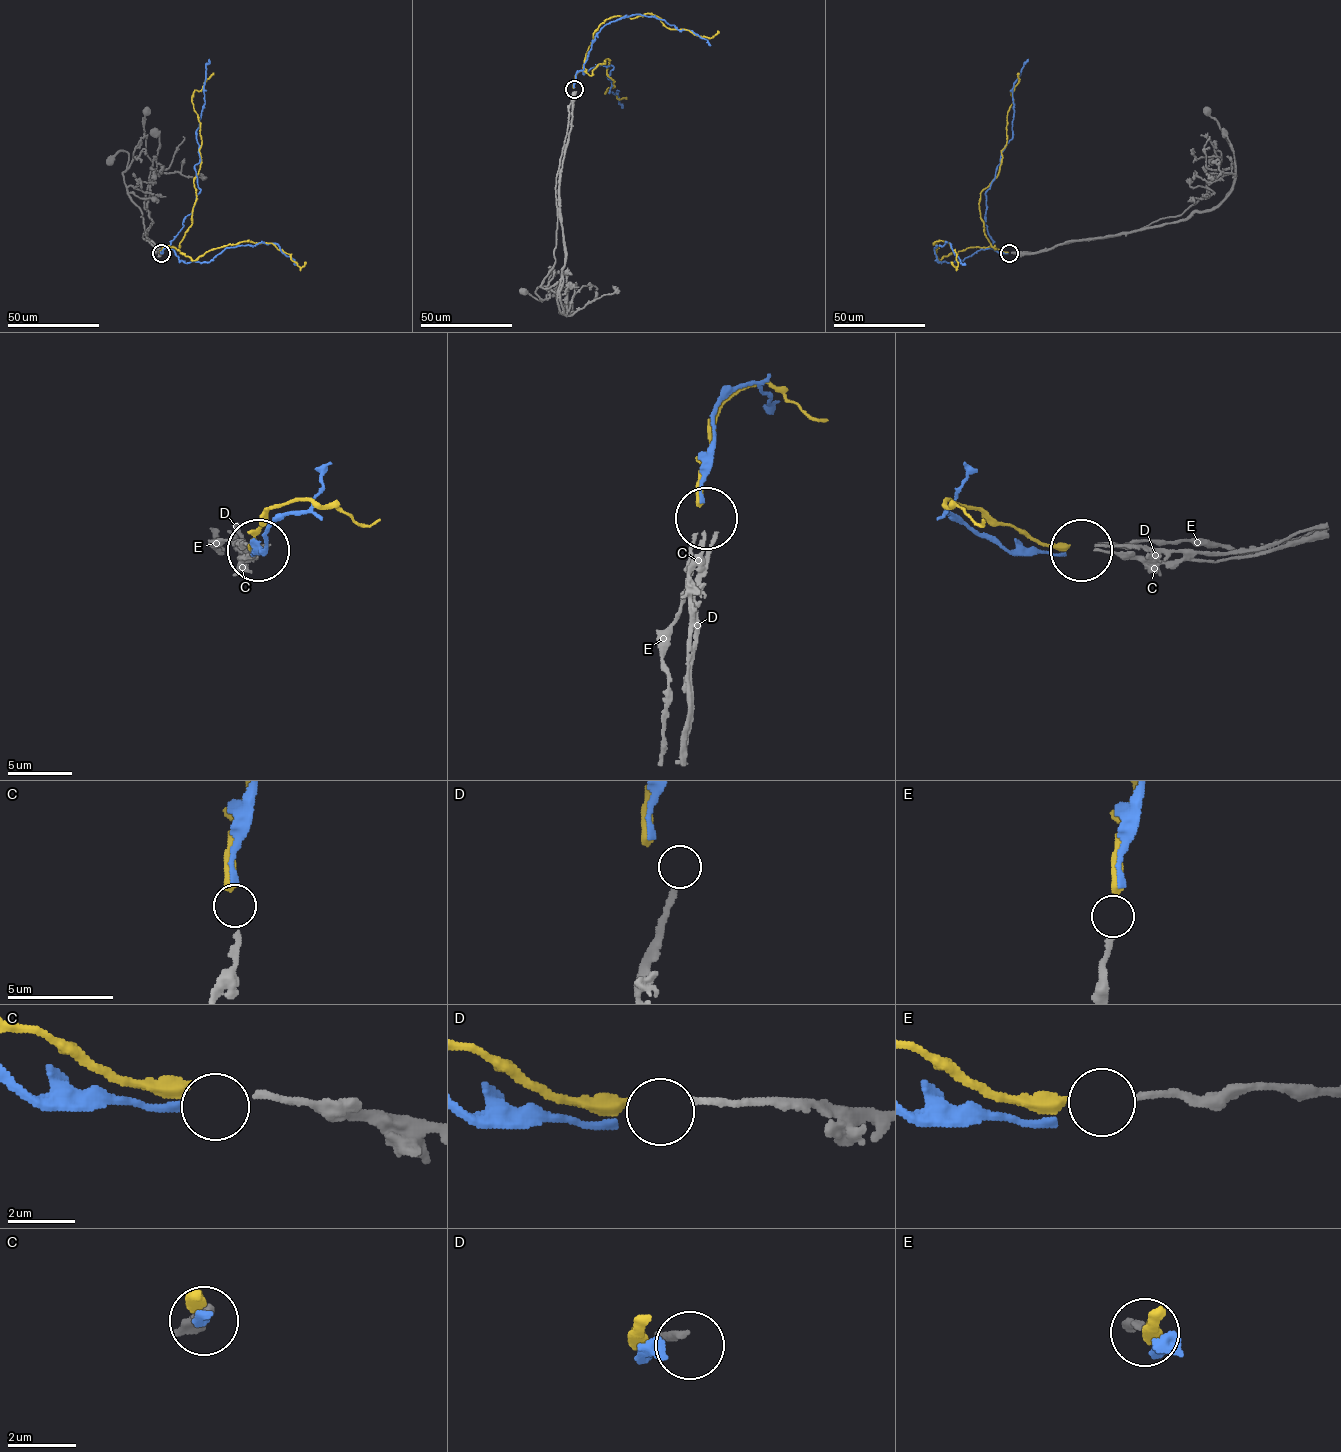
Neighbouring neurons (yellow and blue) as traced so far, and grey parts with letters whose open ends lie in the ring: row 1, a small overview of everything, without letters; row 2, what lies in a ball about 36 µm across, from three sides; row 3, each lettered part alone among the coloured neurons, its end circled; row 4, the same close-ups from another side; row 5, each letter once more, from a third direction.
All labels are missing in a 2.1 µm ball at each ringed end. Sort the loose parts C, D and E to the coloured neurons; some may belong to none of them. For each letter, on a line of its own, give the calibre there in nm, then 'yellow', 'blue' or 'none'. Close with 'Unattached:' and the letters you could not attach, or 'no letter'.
C: calibre 220 nm; blue
D: calibre 240 nm; none
E: calibre 220 nm; yellow
Unattached: D

